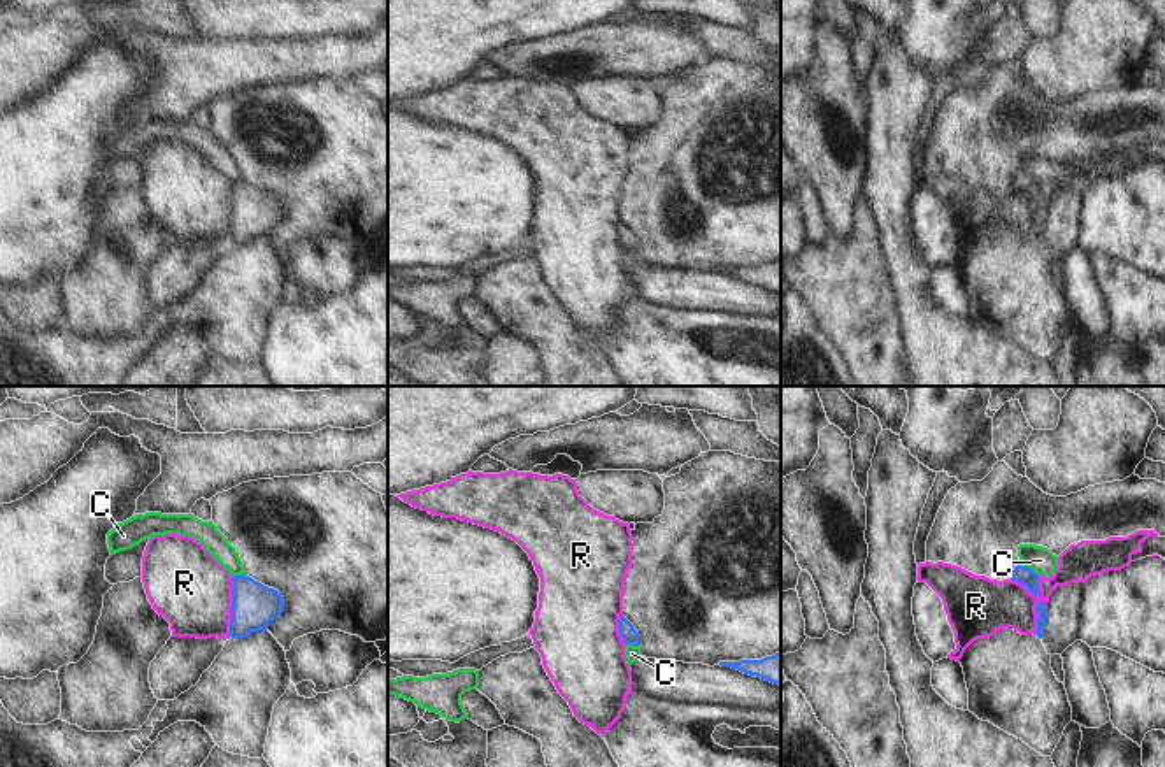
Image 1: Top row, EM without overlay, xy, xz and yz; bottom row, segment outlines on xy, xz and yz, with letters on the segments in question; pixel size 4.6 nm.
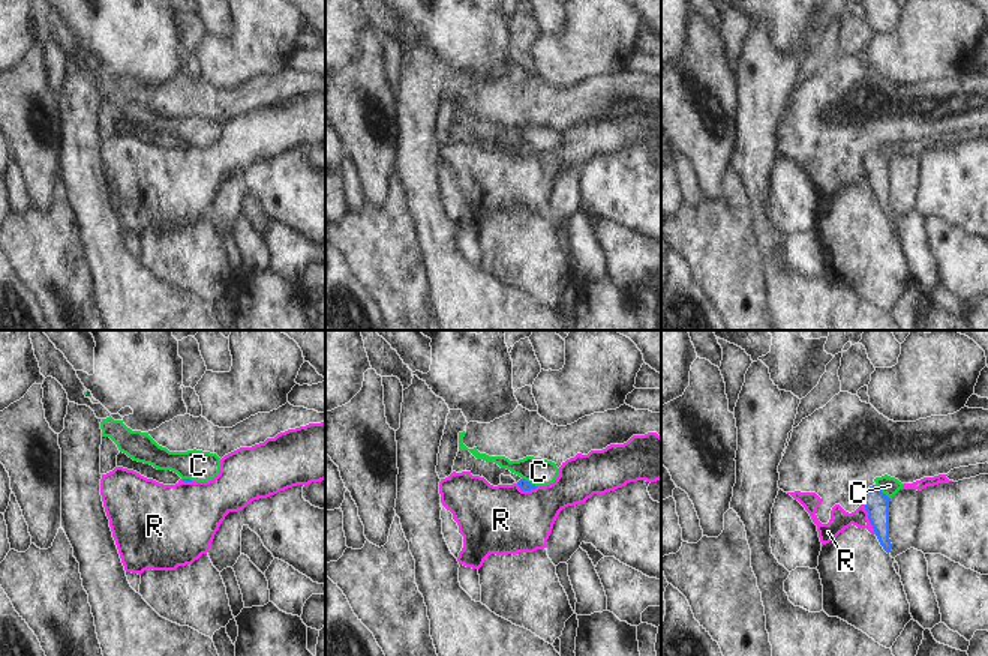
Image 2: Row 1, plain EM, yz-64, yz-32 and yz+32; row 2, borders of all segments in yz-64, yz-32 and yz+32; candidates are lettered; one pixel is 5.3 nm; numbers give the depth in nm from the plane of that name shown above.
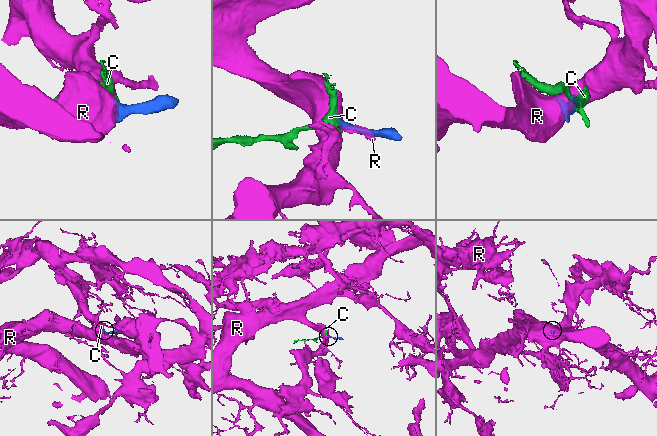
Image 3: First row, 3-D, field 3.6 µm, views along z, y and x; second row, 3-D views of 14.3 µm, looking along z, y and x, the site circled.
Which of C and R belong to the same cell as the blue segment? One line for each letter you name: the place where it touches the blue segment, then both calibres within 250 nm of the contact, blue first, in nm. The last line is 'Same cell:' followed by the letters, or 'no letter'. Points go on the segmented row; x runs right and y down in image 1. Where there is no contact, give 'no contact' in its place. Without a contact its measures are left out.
Same cell: no letter

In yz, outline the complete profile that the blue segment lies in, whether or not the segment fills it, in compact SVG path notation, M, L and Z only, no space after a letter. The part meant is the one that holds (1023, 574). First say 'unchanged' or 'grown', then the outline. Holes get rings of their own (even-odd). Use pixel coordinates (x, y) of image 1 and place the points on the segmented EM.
unchanged | M1025 563L1016 565L1011 577L1014 581L1021 583L1023 586L1026 586L1032 595L1035 595L1035 597L1040 595L1040 590L1039 590L1039 581L1040 581L1039 574L1033 572Z

